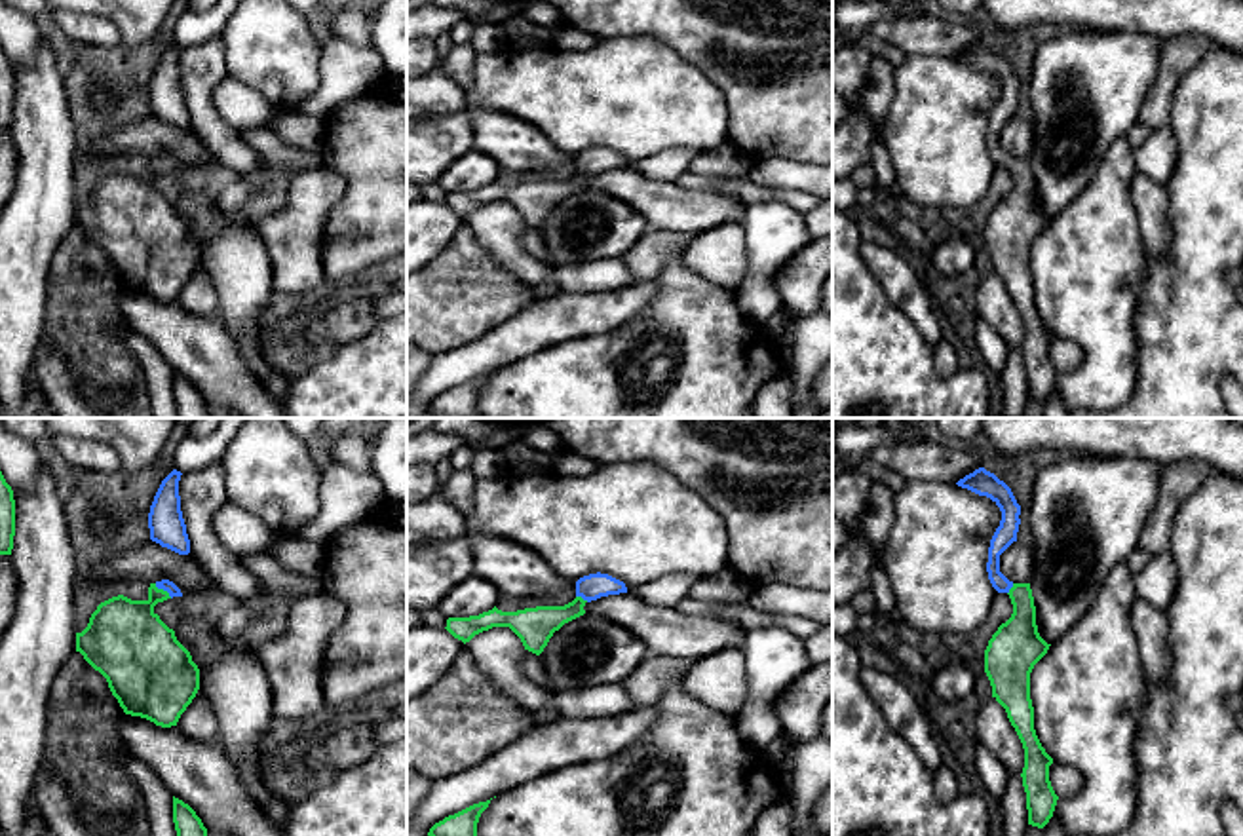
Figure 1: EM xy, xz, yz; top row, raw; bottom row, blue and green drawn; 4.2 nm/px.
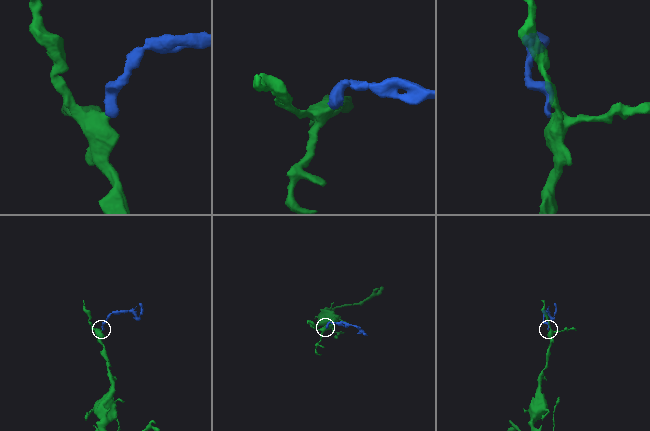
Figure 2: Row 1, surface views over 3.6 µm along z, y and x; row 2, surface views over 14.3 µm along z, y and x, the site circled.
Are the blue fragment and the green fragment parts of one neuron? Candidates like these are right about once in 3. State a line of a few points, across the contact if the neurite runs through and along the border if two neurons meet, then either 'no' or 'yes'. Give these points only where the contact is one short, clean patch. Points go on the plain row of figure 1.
xy (168, 160), (164, 164), (135, 192), (126, 209) | yes

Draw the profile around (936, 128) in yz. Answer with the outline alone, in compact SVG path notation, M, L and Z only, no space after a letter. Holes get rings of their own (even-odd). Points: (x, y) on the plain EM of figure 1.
M907 55L893 70L893 87L882 142L903 196L941 213L981 201L998 169L986 146L990 114L1002 95L996 76L958 59Z

